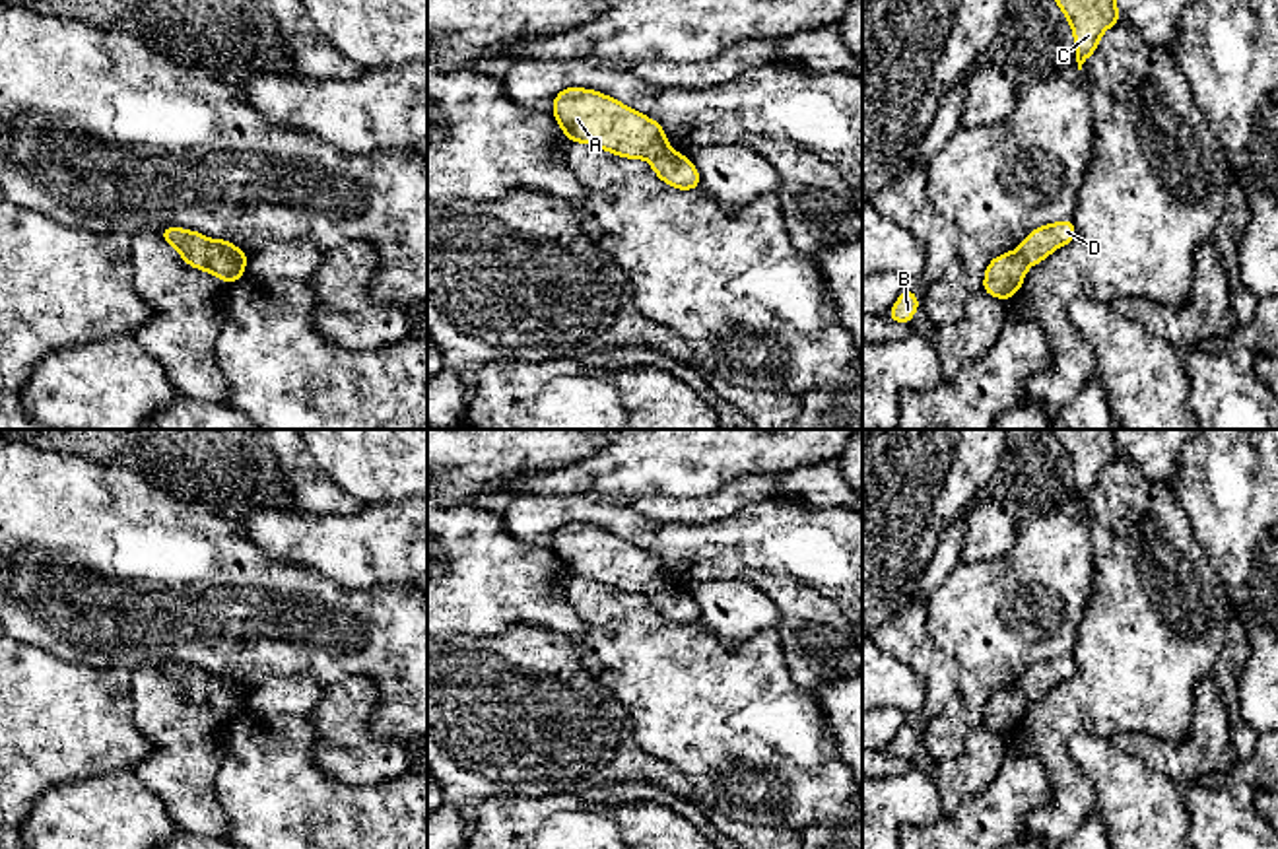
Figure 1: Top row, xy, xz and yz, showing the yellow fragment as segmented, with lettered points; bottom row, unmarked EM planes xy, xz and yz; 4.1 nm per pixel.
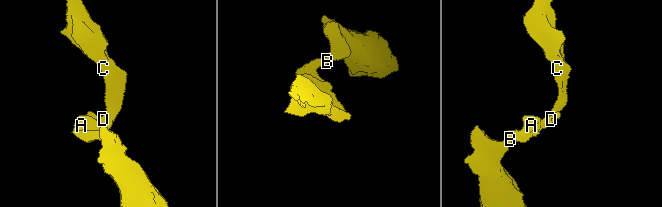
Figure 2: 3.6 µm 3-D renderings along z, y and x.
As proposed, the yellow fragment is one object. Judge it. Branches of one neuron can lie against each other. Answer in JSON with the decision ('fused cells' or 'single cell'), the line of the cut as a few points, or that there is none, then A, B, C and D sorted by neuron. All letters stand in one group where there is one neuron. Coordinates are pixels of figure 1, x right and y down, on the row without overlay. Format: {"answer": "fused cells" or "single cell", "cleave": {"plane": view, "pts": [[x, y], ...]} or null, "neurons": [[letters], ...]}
{"answer": "fused cells", "cleave": {"plane": "xy", "pts": [[212, 677], [243, 700]]}, "neurons": [["A", "B"], ["C", "D"]]}

